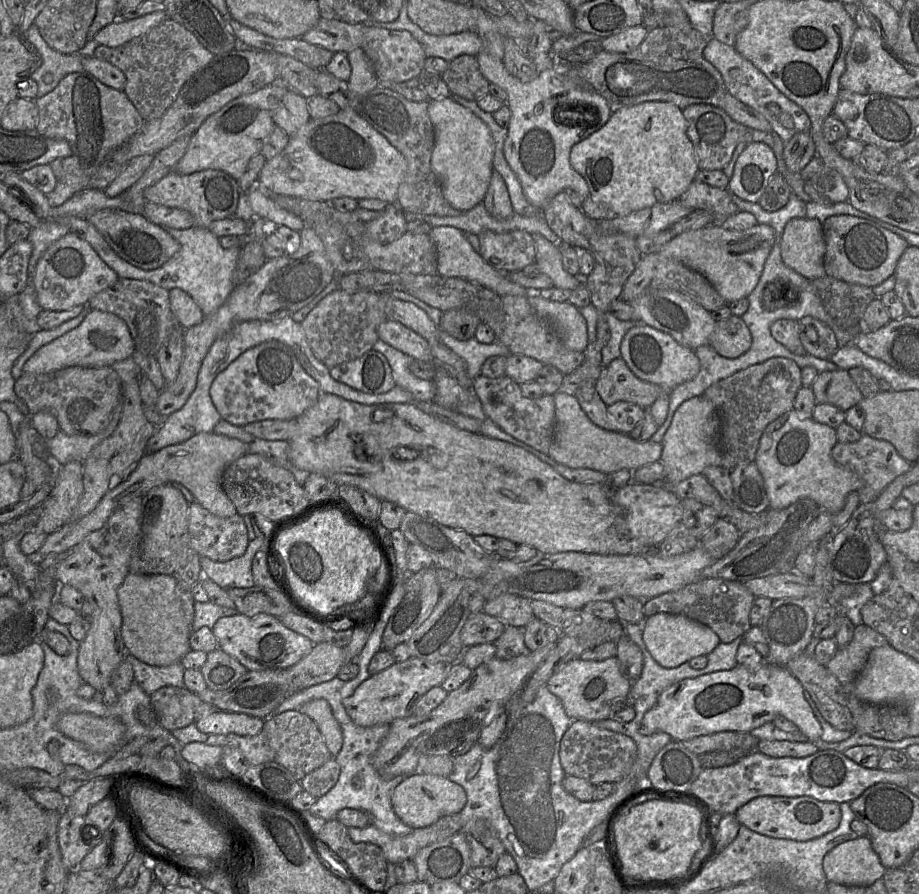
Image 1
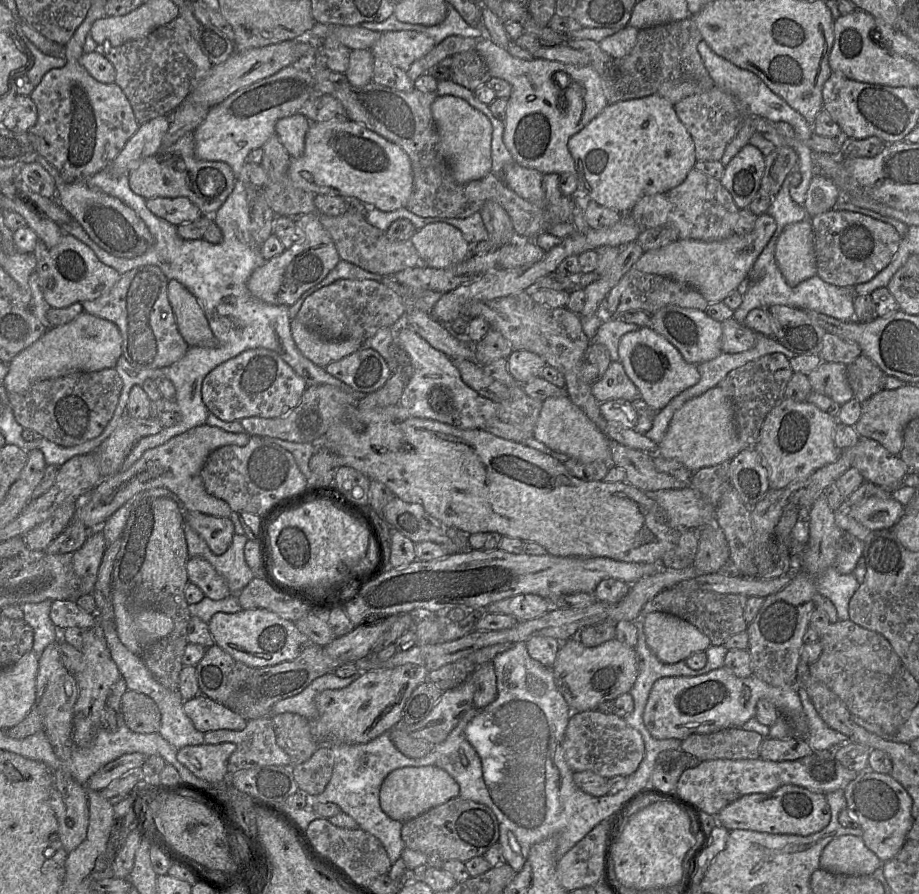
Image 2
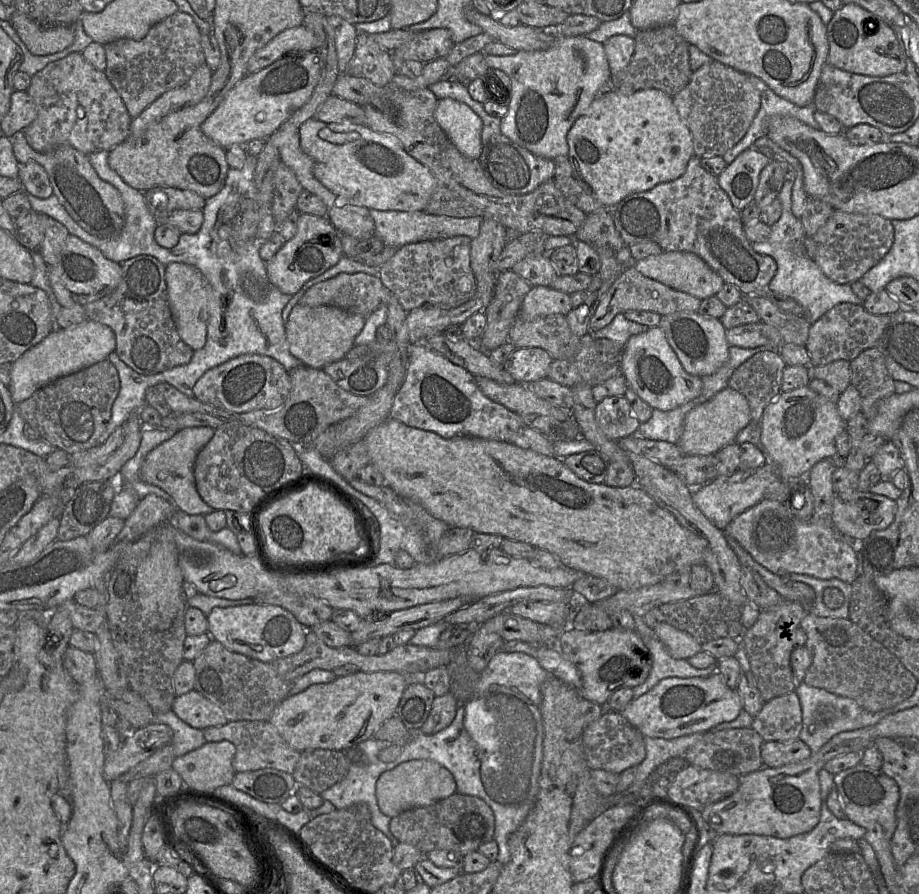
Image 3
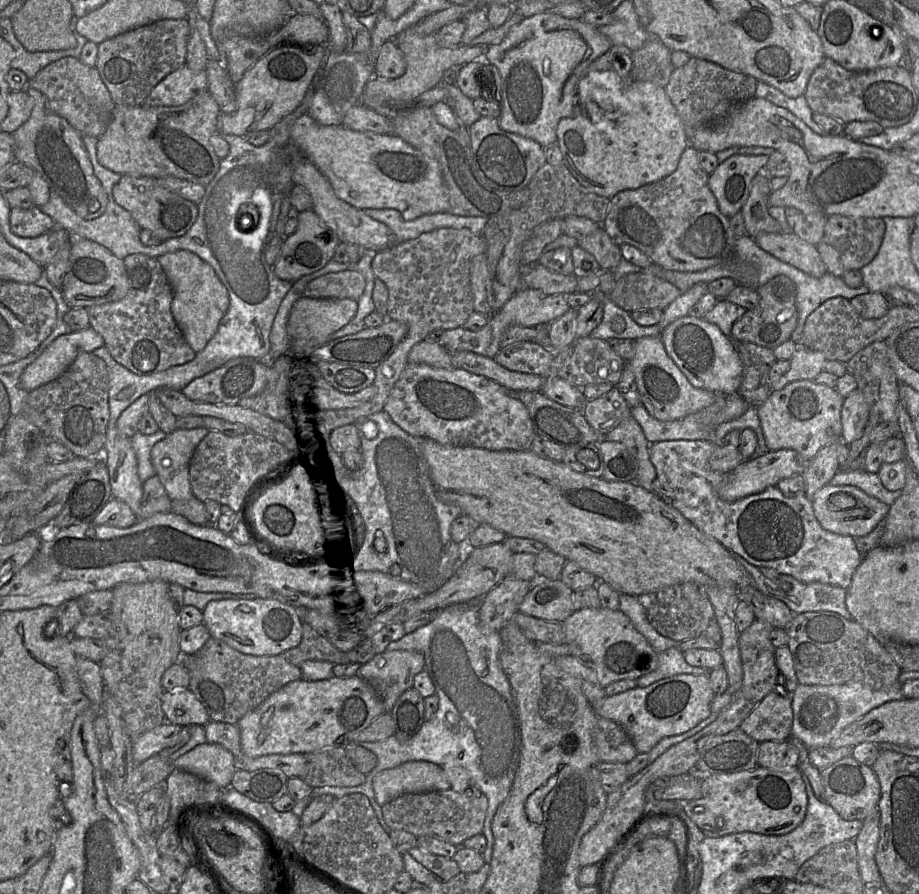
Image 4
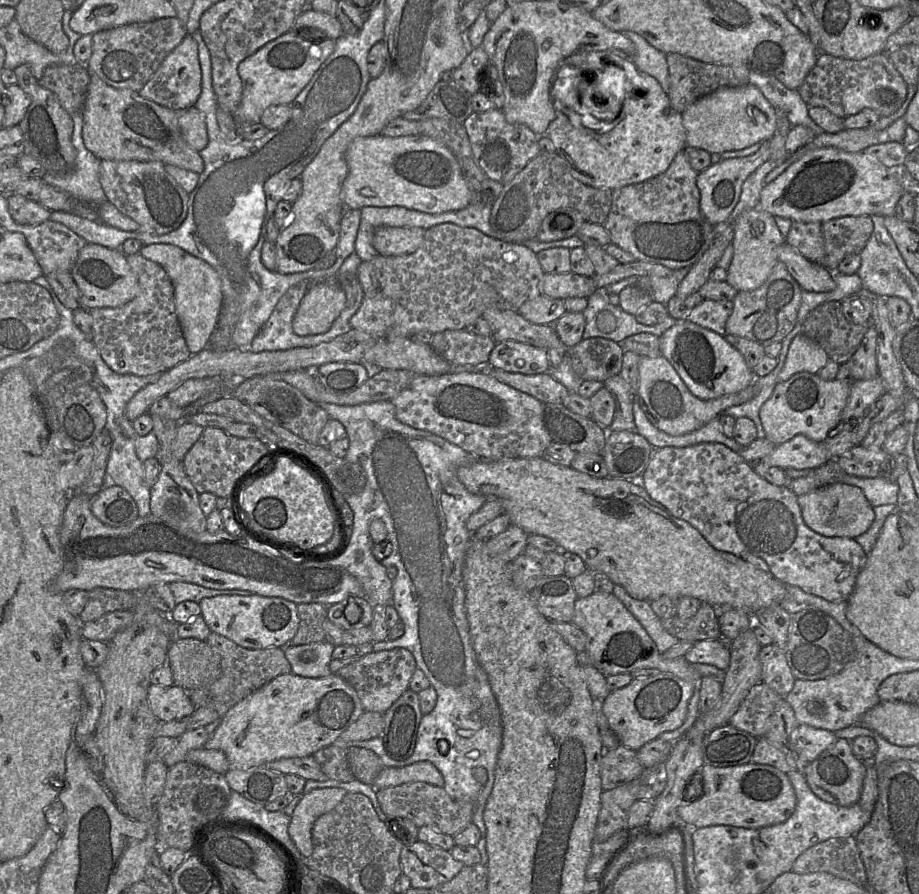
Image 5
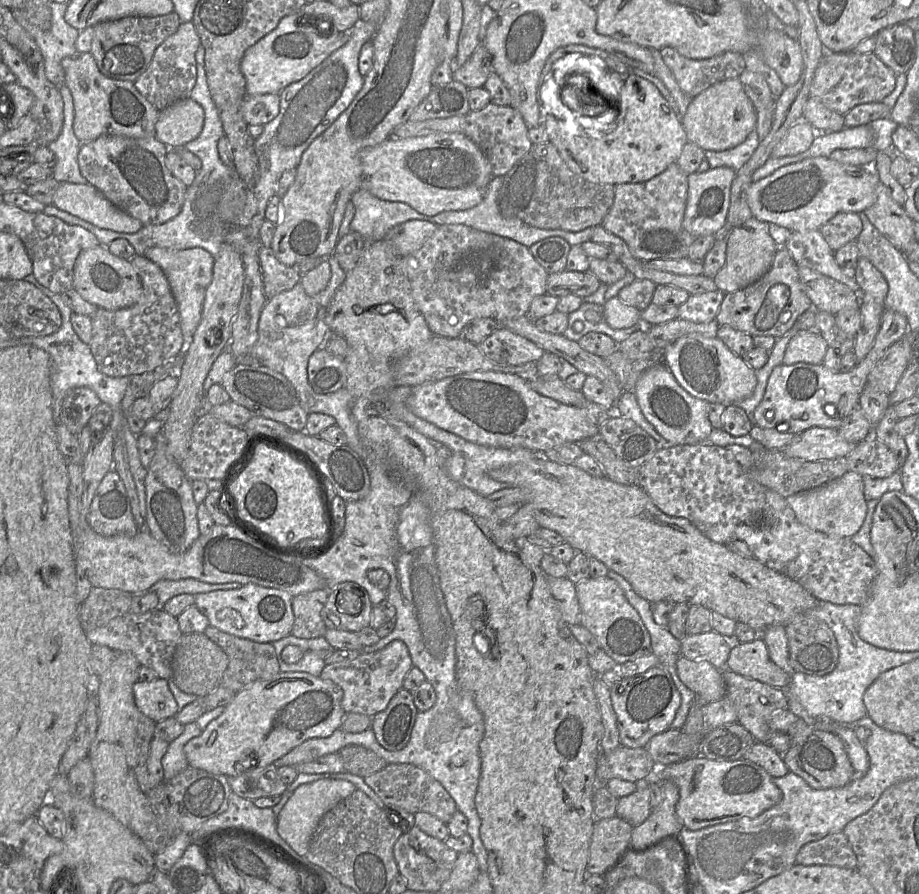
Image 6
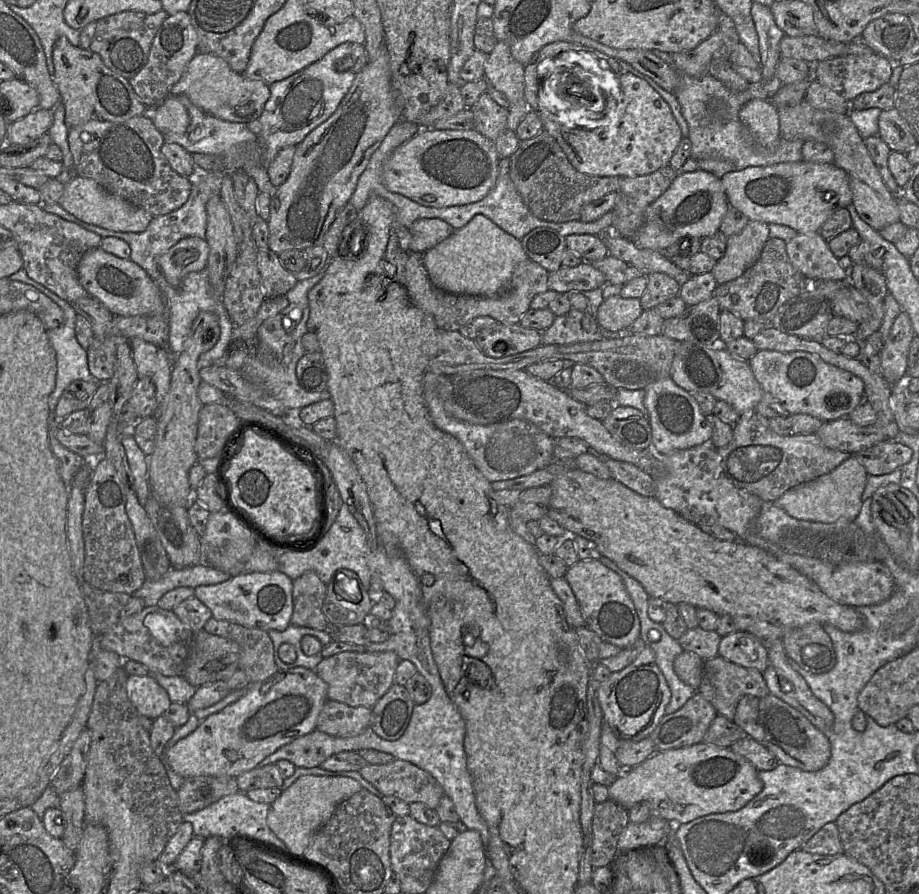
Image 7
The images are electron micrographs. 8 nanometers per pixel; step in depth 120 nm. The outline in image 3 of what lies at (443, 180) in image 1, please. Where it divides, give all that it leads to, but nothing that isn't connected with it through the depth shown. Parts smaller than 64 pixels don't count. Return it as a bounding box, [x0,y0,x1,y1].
[435,98,483,158]

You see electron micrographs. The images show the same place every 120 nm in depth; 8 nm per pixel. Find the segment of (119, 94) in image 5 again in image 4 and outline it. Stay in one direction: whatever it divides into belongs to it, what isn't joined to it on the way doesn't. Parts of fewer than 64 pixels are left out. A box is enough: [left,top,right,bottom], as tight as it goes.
[97,89,220,187]

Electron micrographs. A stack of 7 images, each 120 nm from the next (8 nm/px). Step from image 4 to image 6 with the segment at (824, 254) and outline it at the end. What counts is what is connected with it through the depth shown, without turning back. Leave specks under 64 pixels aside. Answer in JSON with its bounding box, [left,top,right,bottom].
[819,213,862,252]

